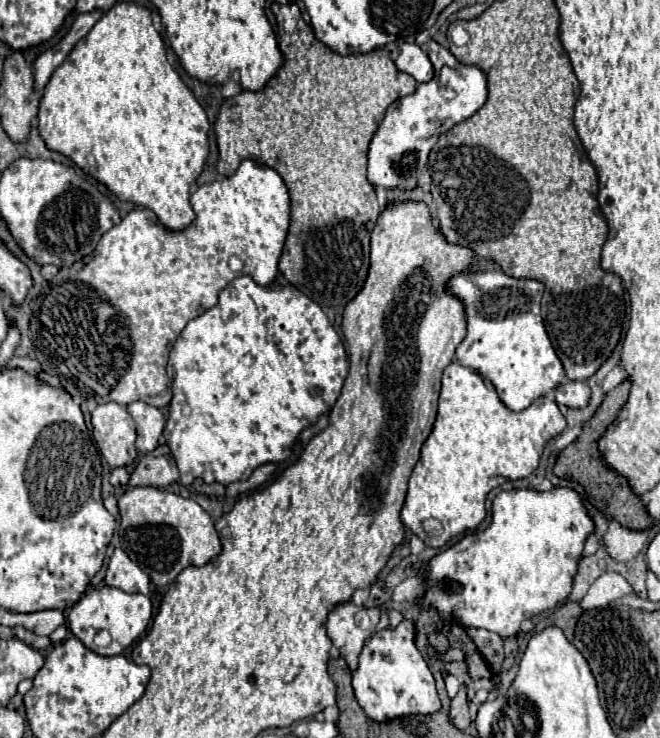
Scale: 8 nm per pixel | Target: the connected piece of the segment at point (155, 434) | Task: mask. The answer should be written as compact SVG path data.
M140 400L128 404L128 412L136 422L136 432L138 432L136 448L142 454L152 452L158 446L158 438L162 436L162 430L166 424L162 412L156 406L150 406Z

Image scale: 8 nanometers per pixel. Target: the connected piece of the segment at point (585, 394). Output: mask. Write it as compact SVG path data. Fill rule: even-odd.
M564 380L554 390L554 398L560 406L586 408L590 402L590 386L582 381Z

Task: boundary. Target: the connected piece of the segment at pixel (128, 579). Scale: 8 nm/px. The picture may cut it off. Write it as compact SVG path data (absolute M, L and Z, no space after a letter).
M116 548L112 558L110 558L110 564L108 564L108 570L106 570L106 580L104 580L108 586L114 586L114 588L120 588L124 592L138 592L138 594L150 594L150 578L148 574L144 574L140 570L138 564L134 564L126 552L122 548Z

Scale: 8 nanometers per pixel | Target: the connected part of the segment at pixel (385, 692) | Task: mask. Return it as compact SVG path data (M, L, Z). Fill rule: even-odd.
M402 620L396 628L384 628L366 640L366 644L360 652L360 666L352 676L352 688L354 688L358 704L364 708L368 718L372 718L376 722L404 718L410 714L432 714L442 708L438 692L436 692L434 676L414 644L414 624L410 620Z

